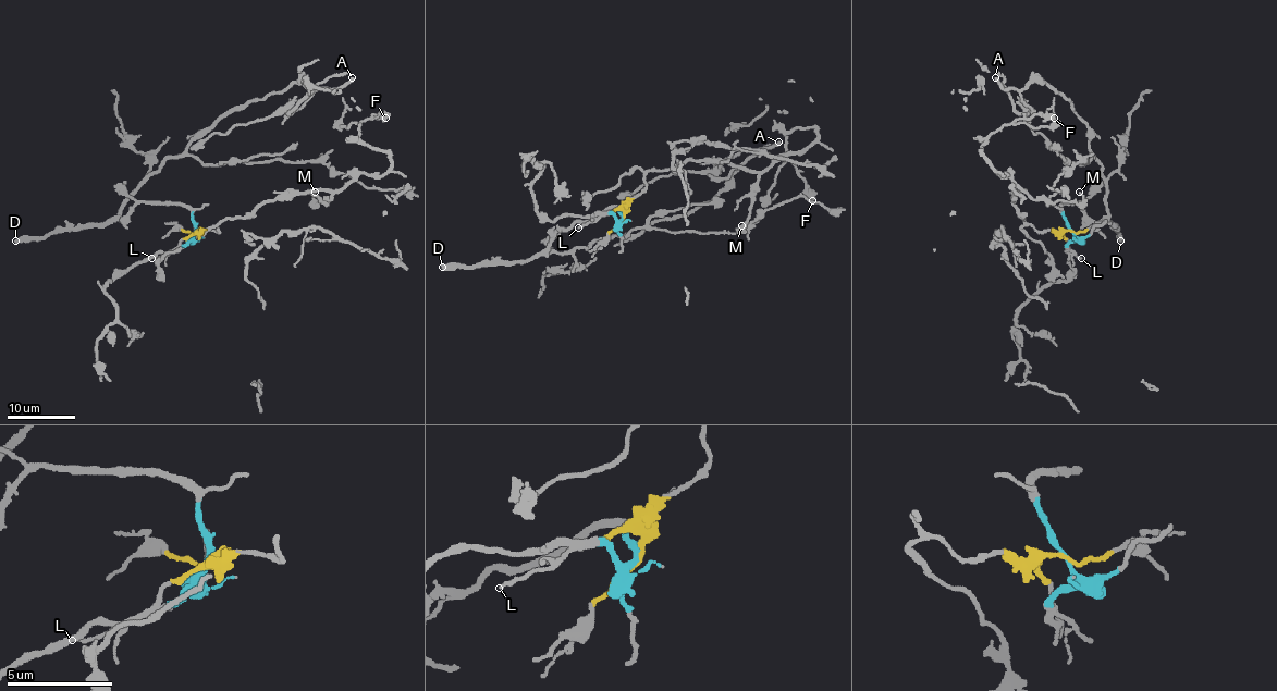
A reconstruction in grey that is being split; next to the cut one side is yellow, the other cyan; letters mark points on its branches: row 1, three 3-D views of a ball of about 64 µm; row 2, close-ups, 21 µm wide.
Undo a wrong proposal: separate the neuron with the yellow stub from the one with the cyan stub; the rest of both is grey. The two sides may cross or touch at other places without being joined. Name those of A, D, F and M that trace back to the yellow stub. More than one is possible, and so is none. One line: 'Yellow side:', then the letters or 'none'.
Yellow side: F, M

